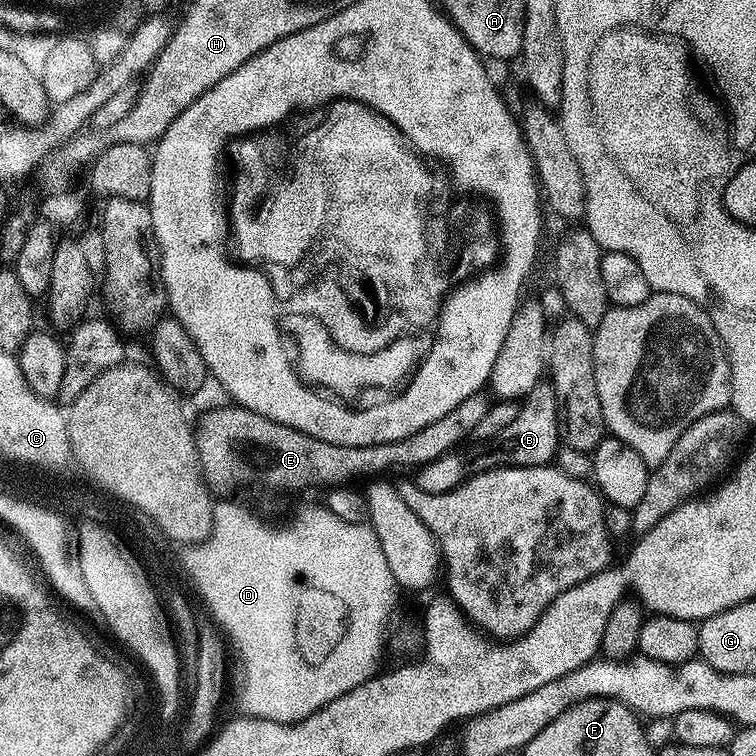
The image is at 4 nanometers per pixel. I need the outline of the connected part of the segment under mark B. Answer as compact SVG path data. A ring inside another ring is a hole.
M541 382L521 405L518 418L514 418L514 422L510 422L510 426L506 426L506 430L502 430L499 436L493 436L484 443L469 443L463 450L447 452L442 454L442 458L434 458L434 462L426 462L426 466L415 469L414 482L426 494L446 494L446 490L454 490L469 476L477 476L490 468L551 465L561 444L562 421L559 402L552 384Z

